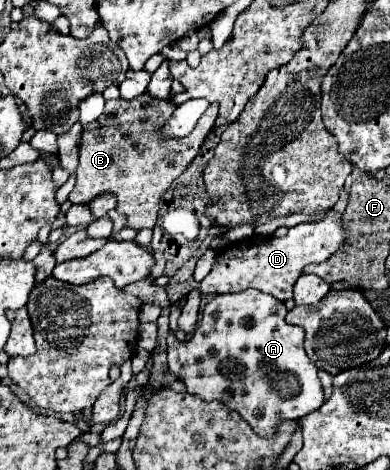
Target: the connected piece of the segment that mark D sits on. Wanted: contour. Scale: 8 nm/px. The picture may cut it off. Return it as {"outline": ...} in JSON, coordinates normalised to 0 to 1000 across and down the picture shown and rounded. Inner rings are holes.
{"outline":[[[841,447],[826,466],[782,472],[746,483],[726,509],[649,500],[613,517],[582,521],[562,534],[546,572],[510,606],[510,619],[526,628],[567,623],[613,623],[638,611],[695,623],[715,640],[751,632],[751,606],[777,581],[777,568],[792,560],[828,560],[872,530],[890,504],[877,481],[877,455]]]}

